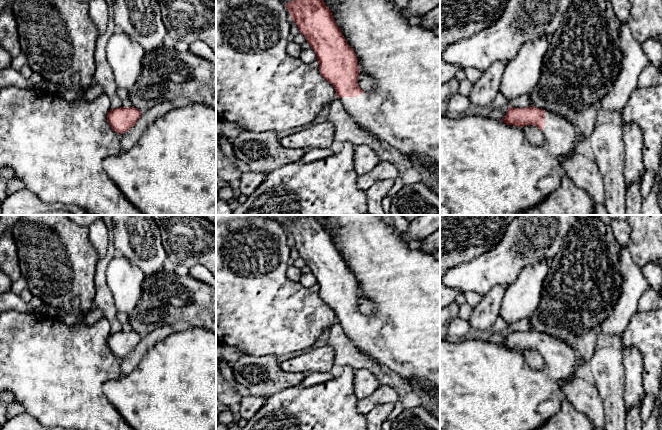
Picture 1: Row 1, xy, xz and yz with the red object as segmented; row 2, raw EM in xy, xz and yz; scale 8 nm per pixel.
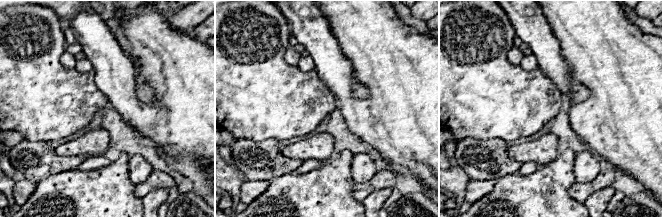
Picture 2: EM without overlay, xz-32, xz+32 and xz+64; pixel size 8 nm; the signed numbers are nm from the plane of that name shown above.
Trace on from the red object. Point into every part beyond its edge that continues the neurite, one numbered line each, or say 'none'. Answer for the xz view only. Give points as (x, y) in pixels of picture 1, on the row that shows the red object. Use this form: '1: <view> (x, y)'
none

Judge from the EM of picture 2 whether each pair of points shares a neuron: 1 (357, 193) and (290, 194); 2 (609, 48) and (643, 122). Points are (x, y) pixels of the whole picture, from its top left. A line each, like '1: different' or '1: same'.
1: different
2: same

